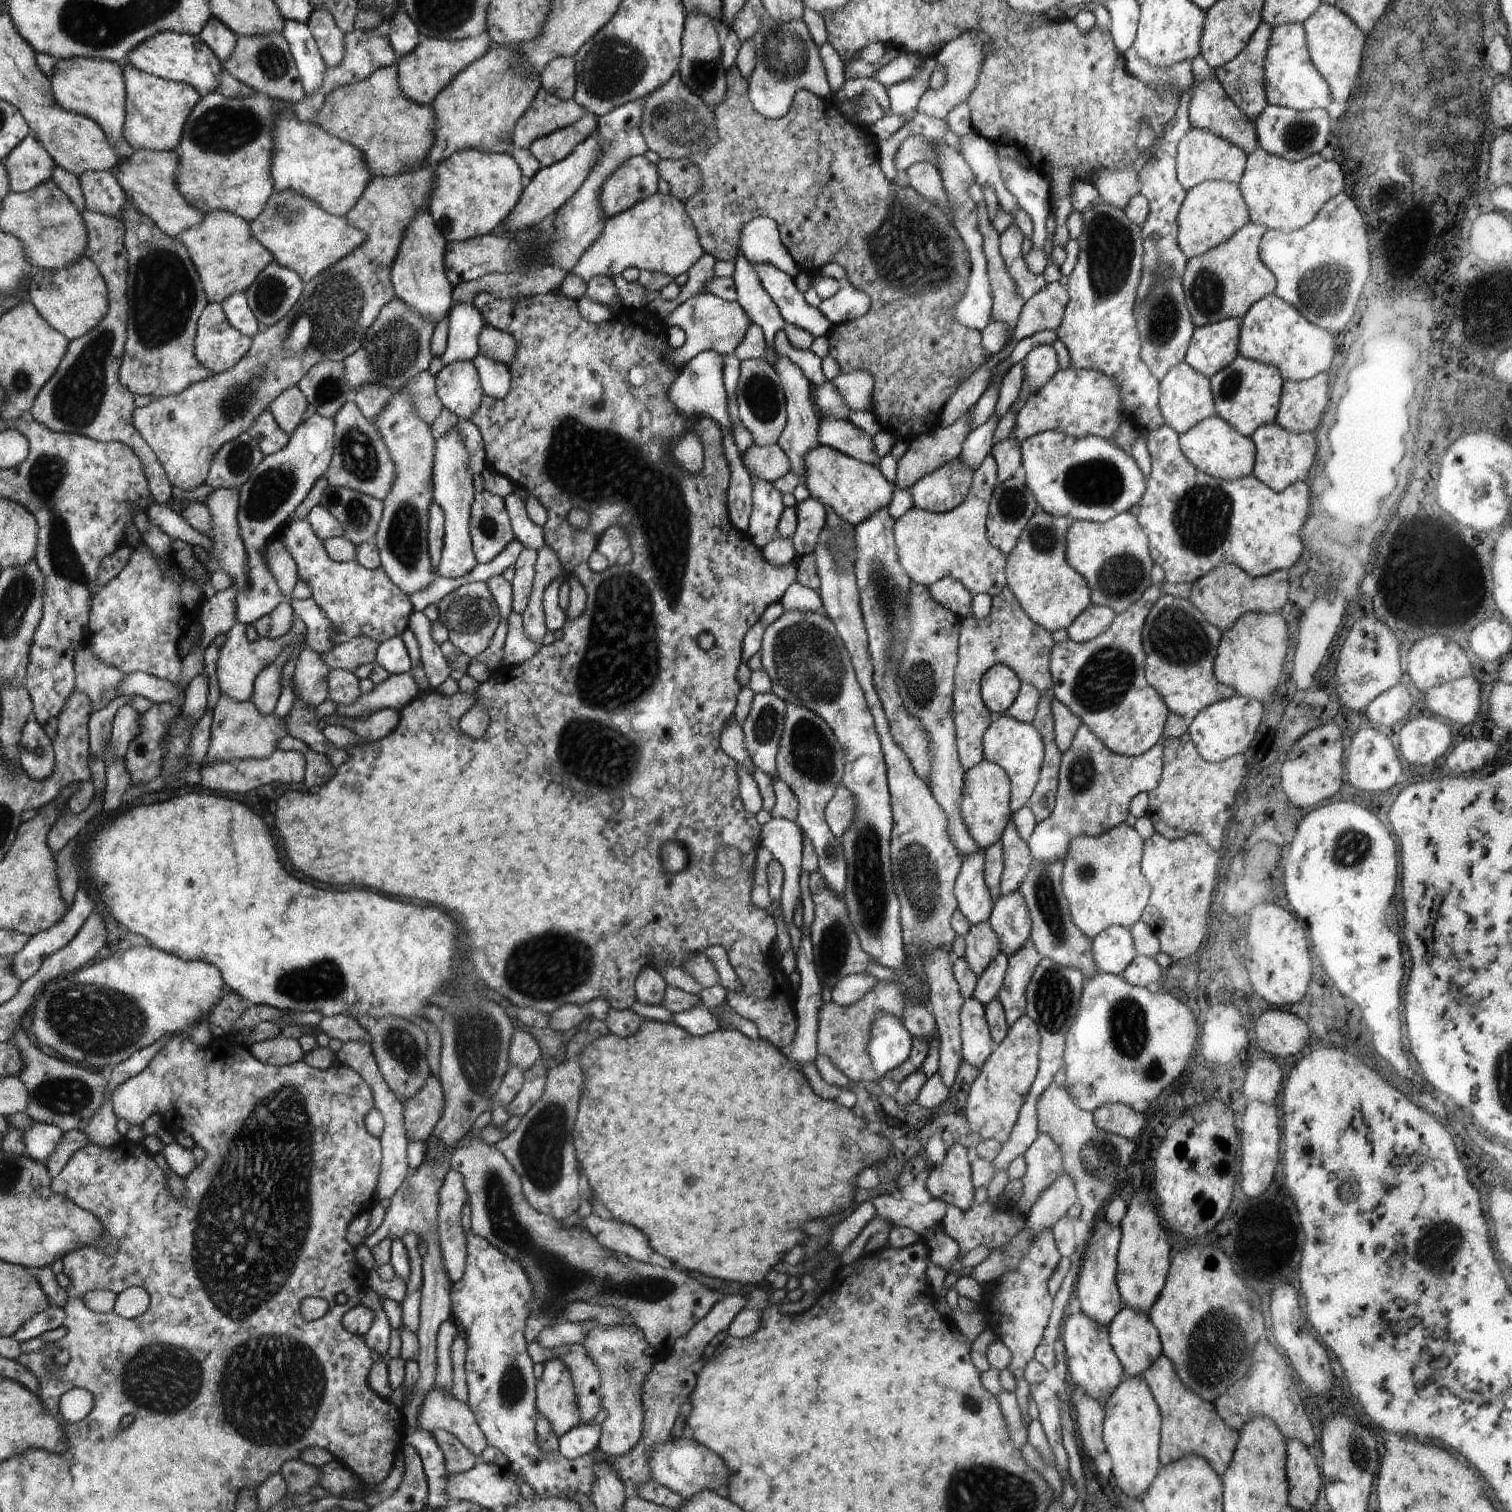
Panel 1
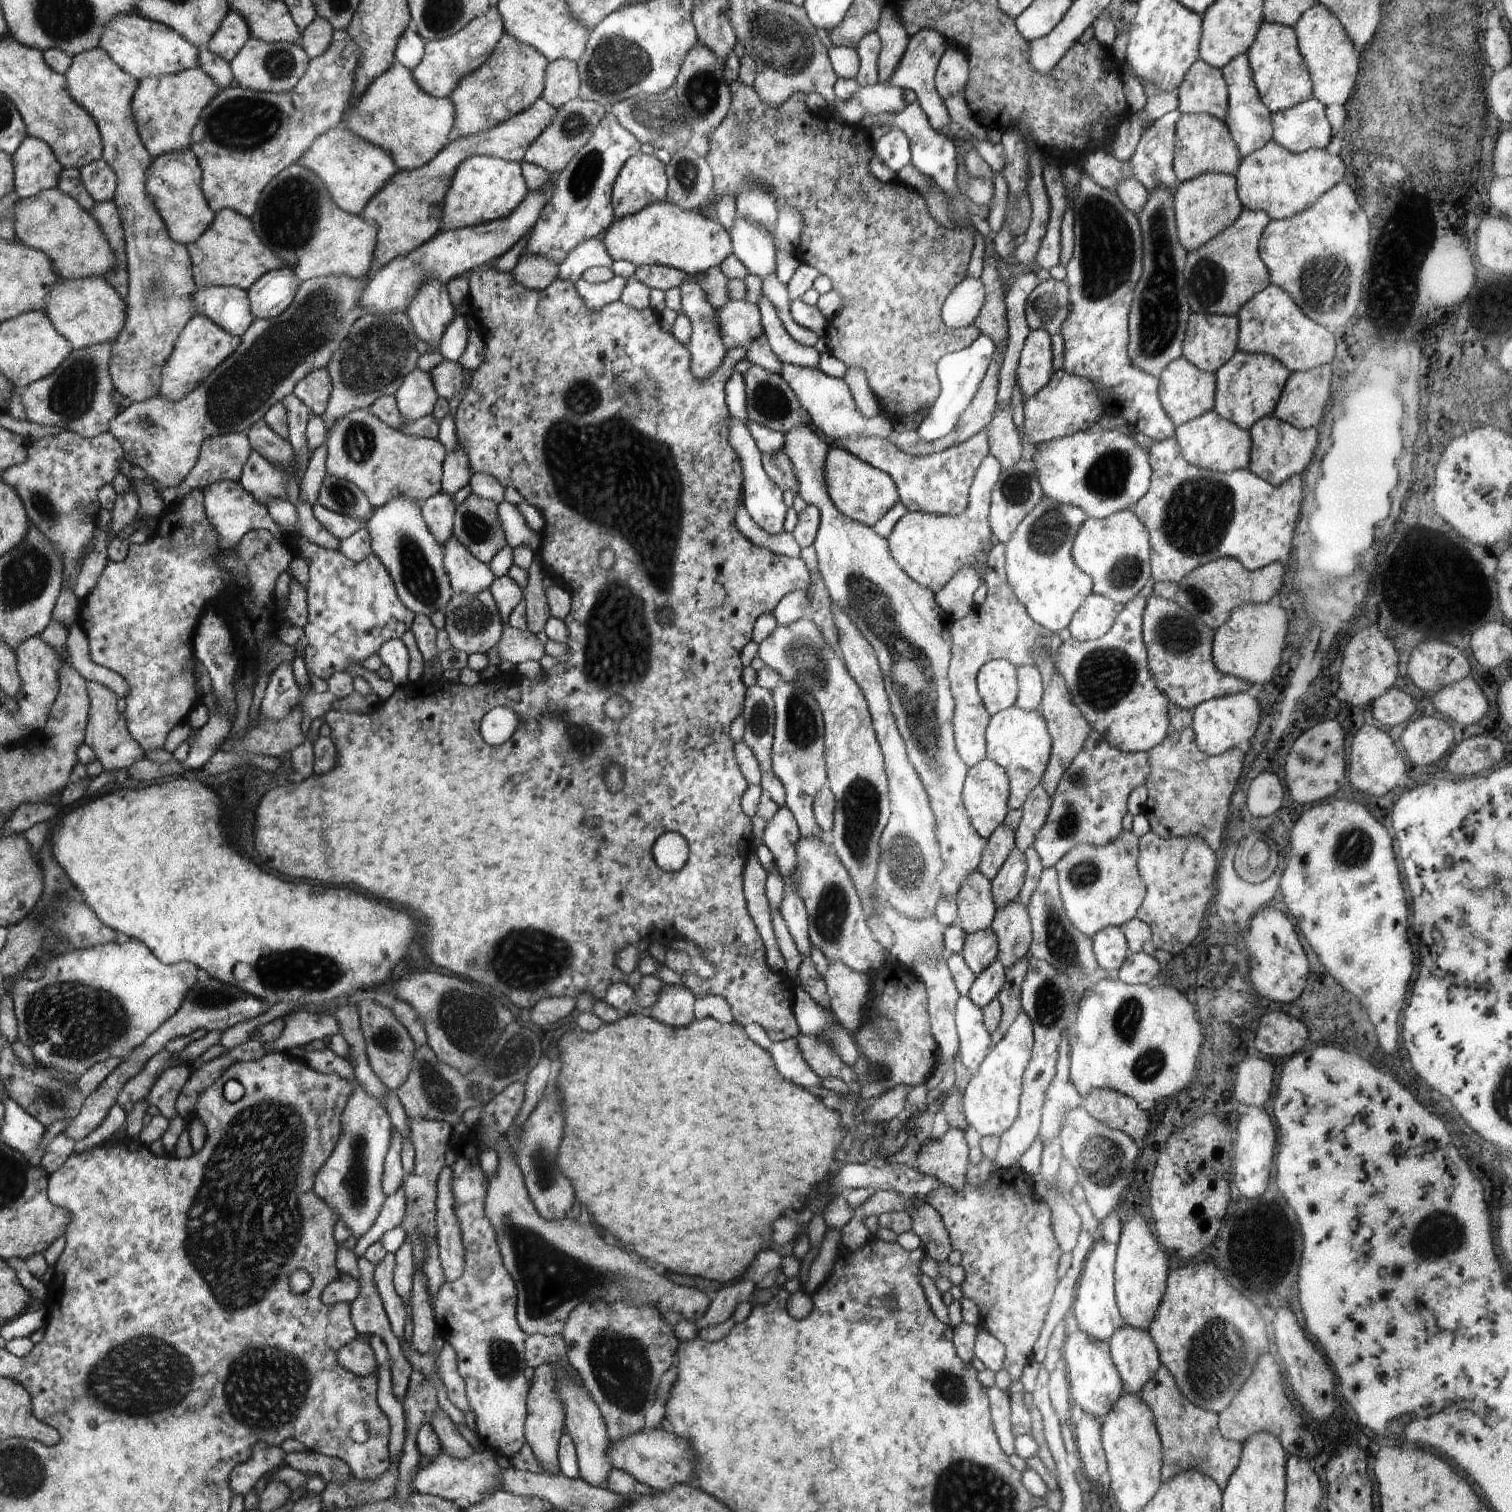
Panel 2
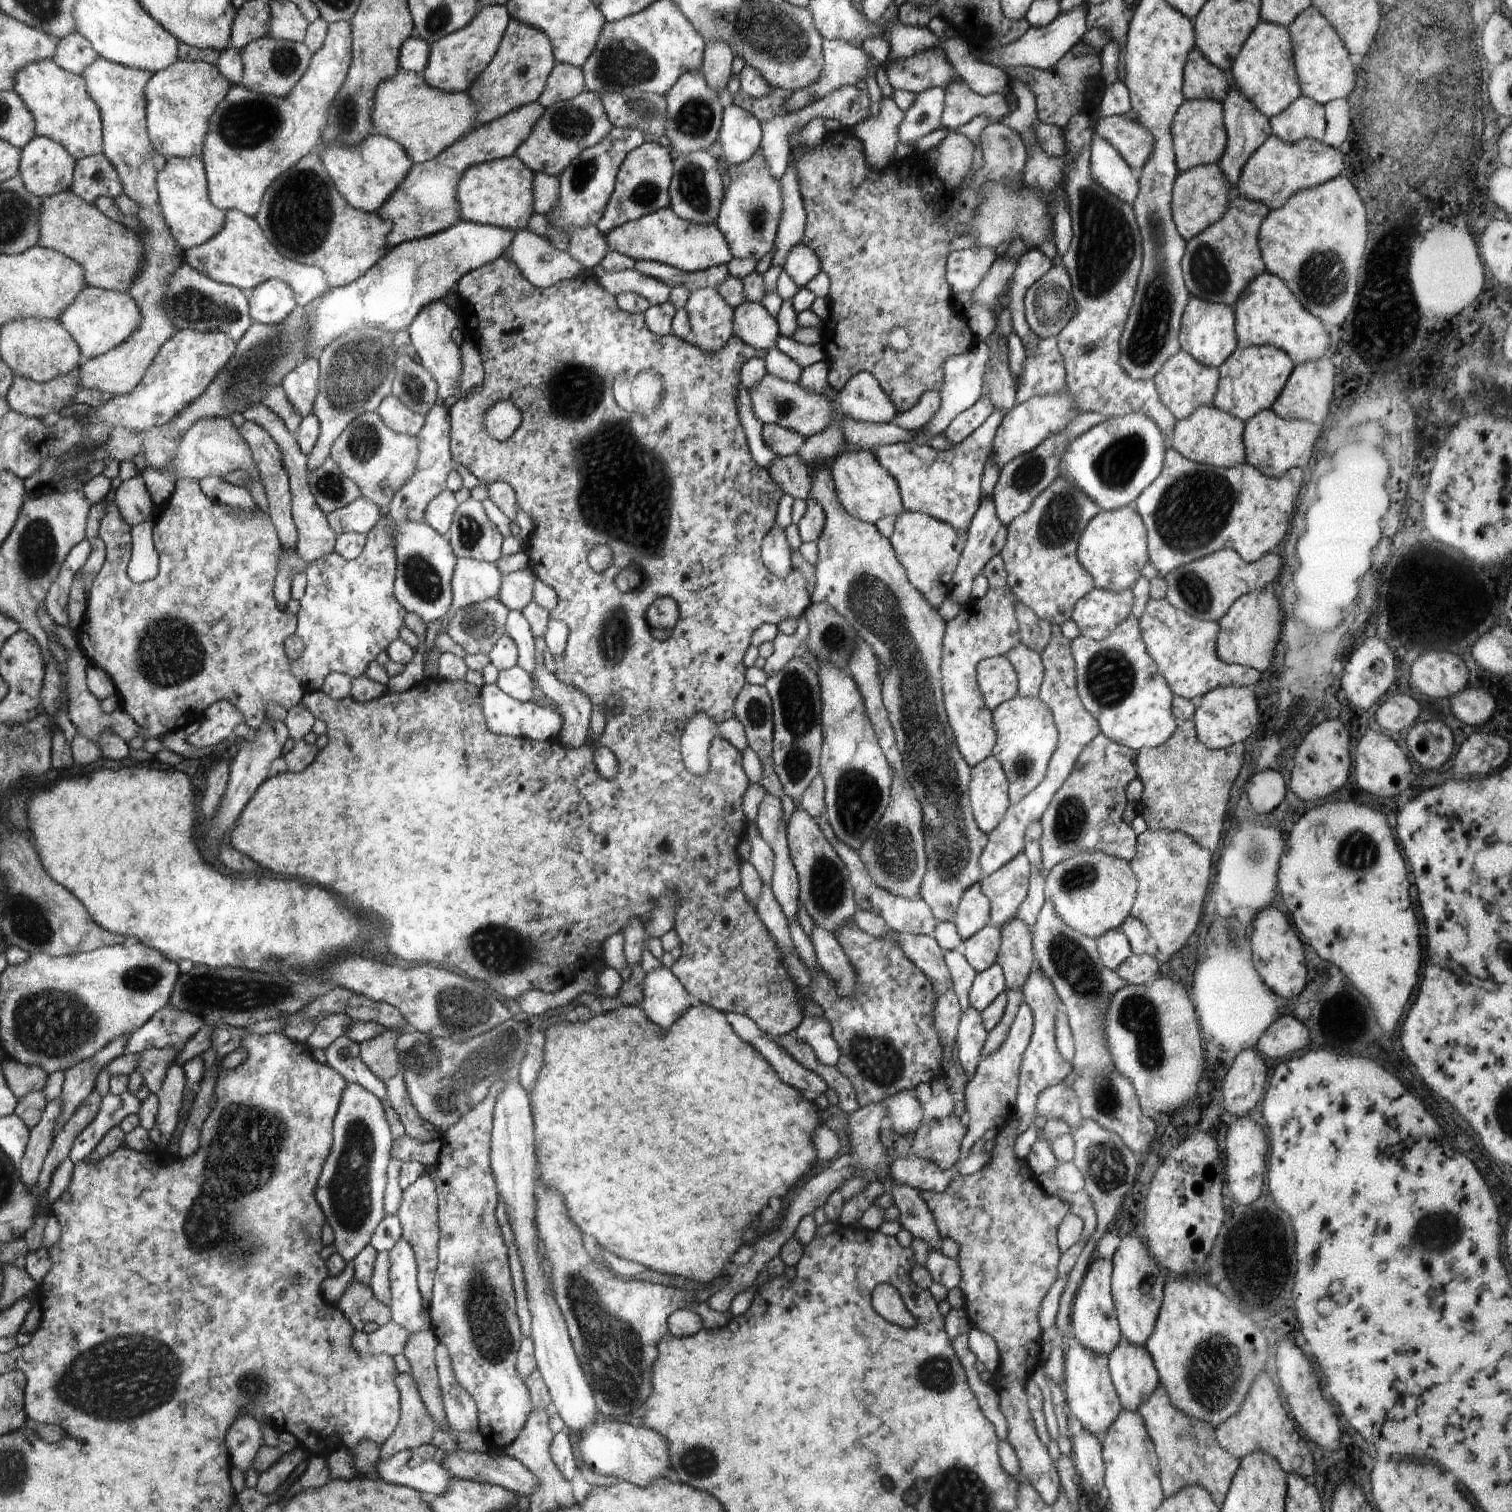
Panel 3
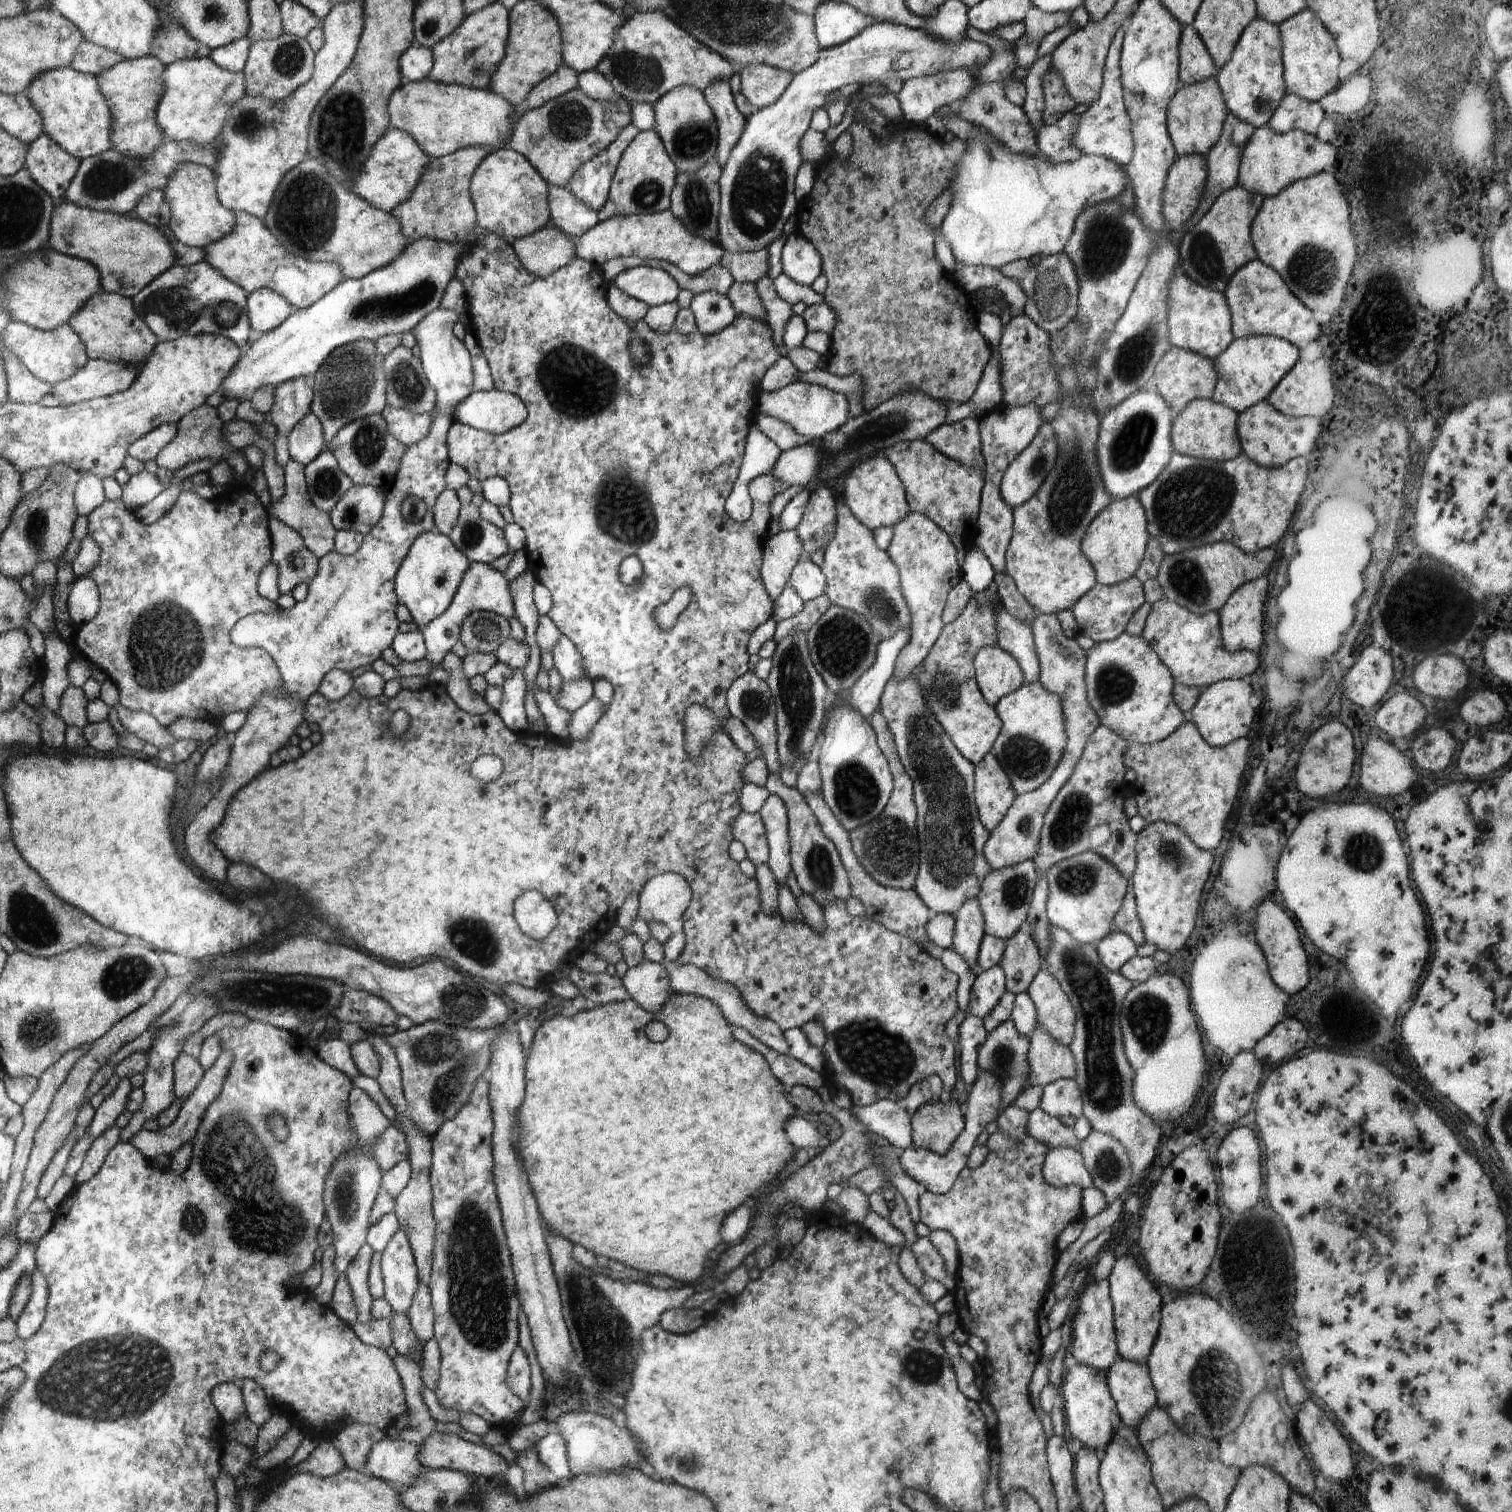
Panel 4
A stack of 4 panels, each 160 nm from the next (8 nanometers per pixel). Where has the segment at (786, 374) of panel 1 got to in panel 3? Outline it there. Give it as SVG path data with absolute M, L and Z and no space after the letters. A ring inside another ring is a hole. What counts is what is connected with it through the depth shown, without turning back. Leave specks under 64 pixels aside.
M822 466L810 471L809 477L812 483L811 497L820 504L826 515L826 522L817 542L819 553L815 567L816 582L810 592L811 602L831 604L838 614L856 628L859 636L872 646L875 655L879 656L879 660L889 670L881 682L881 697L895 732L908 782L923 810L927 871L921 882L921 898L931 908L938 922L954 923L962 895L972 884L981 880L979 858L988 837L976 824L968 796L971 768L960 754L943 703L941 662L946 622L924 595L912 586L889 539L882 536L875 525L850 516L845 511L838 500L830 470Z

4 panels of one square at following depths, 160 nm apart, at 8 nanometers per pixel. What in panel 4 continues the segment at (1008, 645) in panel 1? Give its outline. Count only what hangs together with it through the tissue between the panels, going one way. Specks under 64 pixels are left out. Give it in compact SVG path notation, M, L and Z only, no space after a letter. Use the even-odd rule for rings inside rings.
M994 588L975 593L960 616L943 625L938 640L920 664L923 670L919 681L928 708L950 735L960 754L972 764L979 763L991 752L1002 726L995 707L986 702L977 685L973 665L974 657L981 648L998 645L997 598Z

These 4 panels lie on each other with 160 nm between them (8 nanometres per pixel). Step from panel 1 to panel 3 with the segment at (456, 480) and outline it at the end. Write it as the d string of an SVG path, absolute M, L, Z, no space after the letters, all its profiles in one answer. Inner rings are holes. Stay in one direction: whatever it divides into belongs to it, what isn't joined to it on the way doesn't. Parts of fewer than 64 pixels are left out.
M458 558L451 585L454 589L454 600L451 610L441 620L438 636L445 633L448 621L458 609L497 598L501 575L496 563Z

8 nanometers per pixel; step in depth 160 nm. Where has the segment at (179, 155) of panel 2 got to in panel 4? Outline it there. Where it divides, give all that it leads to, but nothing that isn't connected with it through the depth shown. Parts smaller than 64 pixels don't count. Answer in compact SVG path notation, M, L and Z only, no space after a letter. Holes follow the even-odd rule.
M182 163L163 191L171 208L168 227L182 244L206 249L234 231L235 224L238 222L235 213L220 204L215 173L207 166Z

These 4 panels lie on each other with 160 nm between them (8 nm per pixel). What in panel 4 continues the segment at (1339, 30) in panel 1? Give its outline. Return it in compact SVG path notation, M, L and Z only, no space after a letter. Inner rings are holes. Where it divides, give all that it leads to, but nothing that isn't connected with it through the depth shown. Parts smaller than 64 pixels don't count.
M1308 7L1279 24L1285 87L1288 93L1319 101L1340 86L1338 65L1342 60L1336 41Z

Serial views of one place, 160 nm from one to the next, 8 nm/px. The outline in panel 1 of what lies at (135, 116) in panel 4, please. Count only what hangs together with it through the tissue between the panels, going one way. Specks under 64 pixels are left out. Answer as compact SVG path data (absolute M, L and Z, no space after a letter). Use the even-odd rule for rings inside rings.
M70 58L60 60L54 66L52 74L52 92L55 93L56 102L67 109L84 117L90 117L96 124L103 128L112 145L112 150L120 154L118 164L112 170L114 173L120 170L124 162L130 160L130 156L136 152L123 138L123 130L127 120L127 84L123 74L123 65L104 58ZM126 196L123 207L122 222L126 229L128 256L127 274L127 338L124 344L122 364L118 372L118 380L125 389L140 396L168 396L180 394L192 384L208 378L212 372L204 368L195 356L195 335L198 331L199 317L206 310L209 302L204 293L203 284L196 272L195 264L191 261L183 242L172 240L166 233L158 229L152 218L140 213L134 207L130 196Z

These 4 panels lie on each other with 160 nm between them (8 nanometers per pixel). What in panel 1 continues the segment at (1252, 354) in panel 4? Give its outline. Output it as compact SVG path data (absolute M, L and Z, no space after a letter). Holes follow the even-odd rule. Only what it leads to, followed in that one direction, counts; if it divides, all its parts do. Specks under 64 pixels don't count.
M1239 355L1209 380L1216 415L1239 434L1251 438L1262 424L1275 423L1285 382L1276 366Z

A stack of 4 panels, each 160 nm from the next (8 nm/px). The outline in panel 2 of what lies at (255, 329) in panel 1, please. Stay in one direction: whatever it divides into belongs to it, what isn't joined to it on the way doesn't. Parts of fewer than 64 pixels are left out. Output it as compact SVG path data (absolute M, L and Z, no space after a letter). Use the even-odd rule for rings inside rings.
M240 287L197 288L198 315L207 316L220 328L241 337L250 329L256 312L251 311L252 291Z

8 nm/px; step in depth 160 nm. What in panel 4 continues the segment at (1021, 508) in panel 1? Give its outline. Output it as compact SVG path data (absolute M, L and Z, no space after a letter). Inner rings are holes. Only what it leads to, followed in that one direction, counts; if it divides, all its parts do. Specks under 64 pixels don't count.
M1042 423L1032 442L1010 463L1001 480L1000 494L1010 508L1019 507L1036 494L1055 463L1059 451L1057 448L1053 426L1050 423Z

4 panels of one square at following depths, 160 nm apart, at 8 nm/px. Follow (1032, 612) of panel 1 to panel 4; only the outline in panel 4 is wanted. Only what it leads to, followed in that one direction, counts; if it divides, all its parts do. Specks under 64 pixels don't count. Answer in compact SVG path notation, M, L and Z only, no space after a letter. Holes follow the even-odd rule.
M1077 317L1062 330L1051 335L1053 359L1057 364L1058 380L1063 390L1063 399L1057 401L1061 410L1050 423L1057 438L1058 452L1048 476L1038 487L1036 494L1019 507L1013 508L1013 535L1005 554L1005 572L1012 576L1014 584L1022 596L1030 602L1036 612L1056 615L1062 610L1070 610L1081 596L1096 583L1096 573L1089 560L1083 555L1081 542L1094 517L1111 503L1111 496L1105 491L1103 480L1096 468L1095 446L1100 428L1100 417L1094 409L1084 409L1079 404L1075 392L1081 389L1077 382L1073 362L1079 355L1085 331L1079 328Z

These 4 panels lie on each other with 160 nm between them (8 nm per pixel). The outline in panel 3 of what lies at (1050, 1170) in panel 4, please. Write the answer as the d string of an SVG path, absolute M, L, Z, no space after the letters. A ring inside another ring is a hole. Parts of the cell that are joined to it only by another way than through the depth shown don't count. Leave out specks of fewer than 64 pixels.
M1058 1163L1054 1175L1050 1173L1038 1176L1041 1185L1049 1195L1058 1191L1075 1193L1085 1188L1085 1180L1080 1169L1073 1163Z

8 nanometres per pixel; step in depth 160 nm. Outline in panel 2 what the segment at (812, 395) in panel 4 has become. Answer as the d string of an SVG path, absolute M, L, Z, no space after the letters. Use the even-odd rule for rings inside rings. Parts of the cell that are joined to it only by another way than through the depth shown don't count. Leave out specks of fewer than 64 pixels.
M751 365L742 376L745 380L747 396L745 405L748 420L782 434L792 430L800 423L811 424L810 415L801 408L794 391L788 386L780 373L767 371L760 365Z

